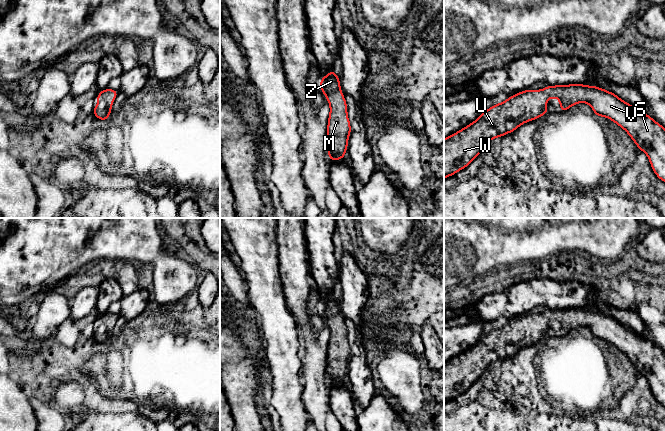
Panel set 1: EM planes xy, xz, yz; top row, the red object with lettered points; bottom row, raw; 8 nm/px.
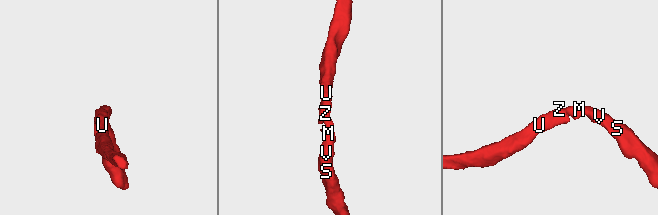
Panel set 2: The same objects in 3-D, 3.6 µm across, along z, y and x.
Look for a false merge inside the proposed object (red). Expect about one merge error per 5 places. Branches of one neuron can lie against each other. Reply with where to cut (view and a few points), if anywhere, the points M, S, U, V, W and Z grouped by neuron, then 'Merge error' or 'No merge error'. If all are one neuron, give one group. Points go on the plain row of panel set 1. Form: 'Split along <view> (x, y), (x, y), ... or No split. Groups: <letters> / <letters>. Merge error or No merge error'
No split. Groups: M S U V W Z. No merge error

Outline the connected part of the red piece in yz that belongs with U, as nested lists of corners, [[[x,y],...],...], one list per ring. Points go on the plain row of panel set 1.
[[[584,308],[547,310],[543,314],[523,314],[516,319],[510,320],[504,326],[493,329],[488,334],[483,335],[476,345],[444,363],[444,403],[469,390],[490,364],[513,356],[525,346],[535,344],[542,339],[546,340],[549,335],[546,331],[546,325],[552,321],[560,324],[559,334],[561,336],[579,326],[588,327],[597,341],[607,341],[623,352],[637,371],[647,378],[657,401],[665,406],[664,351],[655,346],[651,340],[621,324],[614,317]]]

